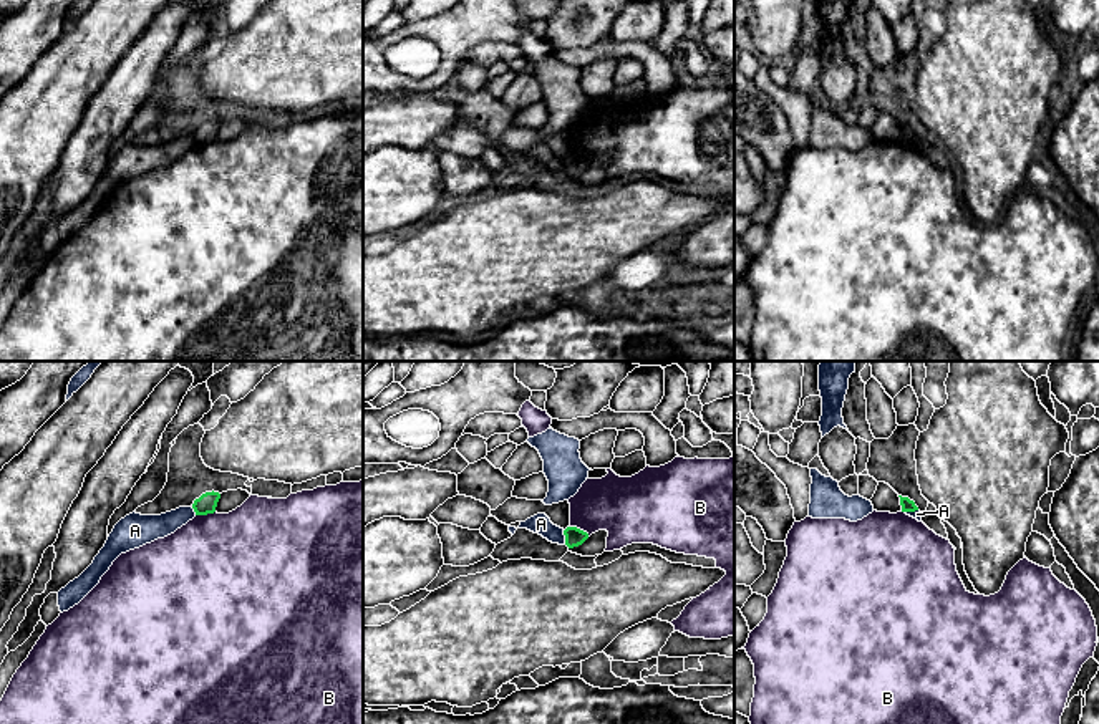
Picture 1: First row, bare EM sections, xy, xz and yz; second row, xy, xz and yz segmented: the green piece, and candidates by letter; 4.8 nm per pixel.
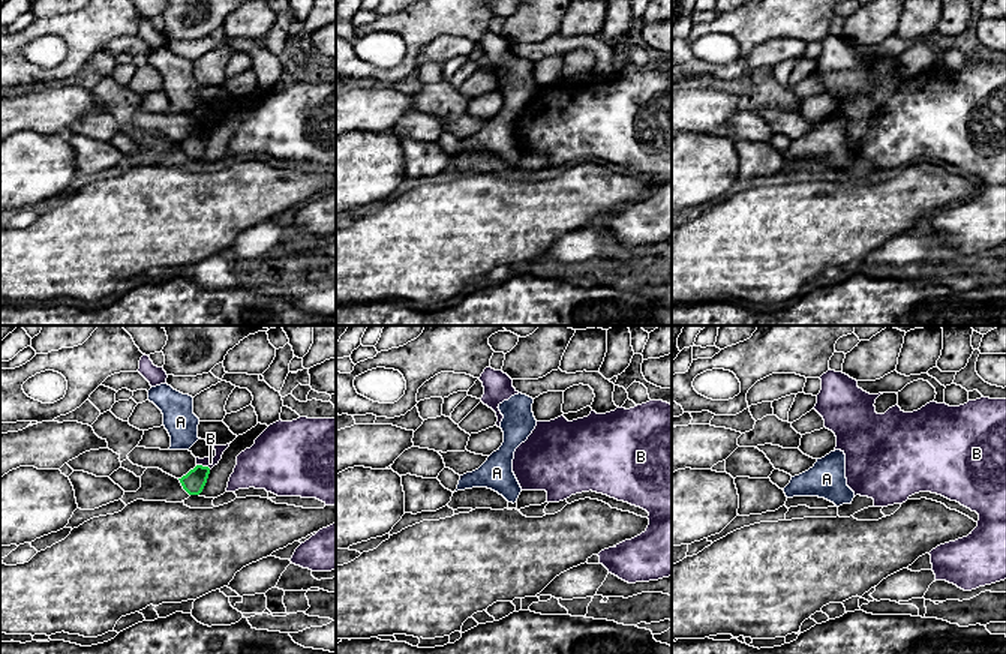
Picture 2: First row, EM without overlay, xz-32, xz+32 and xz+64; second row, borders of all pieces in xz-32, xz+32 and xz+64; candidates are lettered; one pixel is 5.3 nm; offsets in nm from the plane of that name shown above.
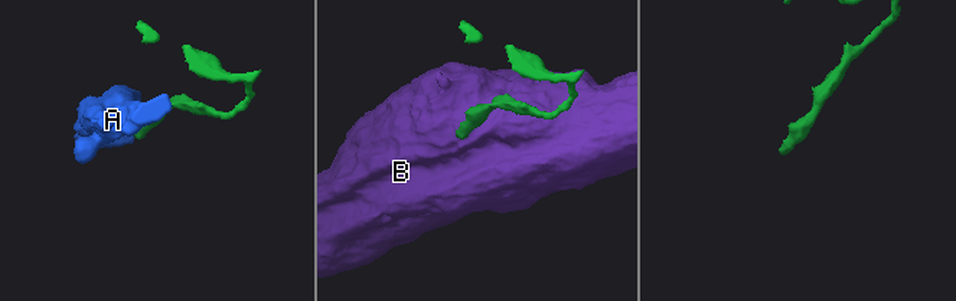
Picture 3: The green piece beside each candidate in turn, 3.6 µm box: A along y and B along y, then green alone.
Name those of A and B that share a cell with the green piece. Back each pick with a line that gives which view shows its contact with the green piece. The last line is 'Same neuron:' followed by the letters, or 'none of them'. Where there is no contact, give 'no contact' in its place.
Same neuron: none of them

